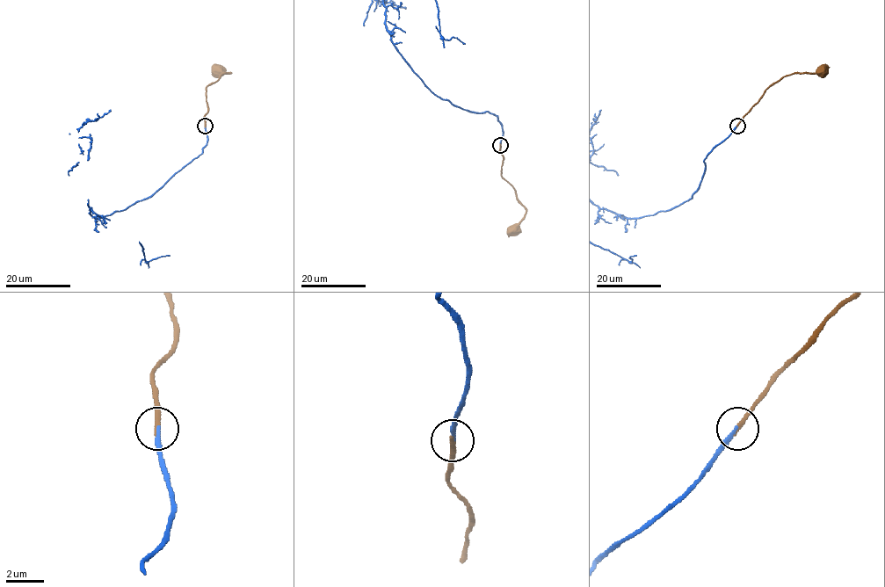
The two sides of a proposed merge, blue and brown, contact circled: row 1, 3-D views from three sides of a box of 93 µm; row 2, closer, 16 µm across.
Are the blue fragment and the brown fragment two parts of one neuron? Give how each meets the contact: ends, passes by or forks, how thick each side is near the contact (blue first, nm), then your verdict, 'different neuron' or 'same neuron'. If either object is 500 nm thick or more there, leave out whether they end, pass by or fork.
blue ends there; brown ends there; 200 nm thick on the blue side, 240 nm on the other; same neuron

